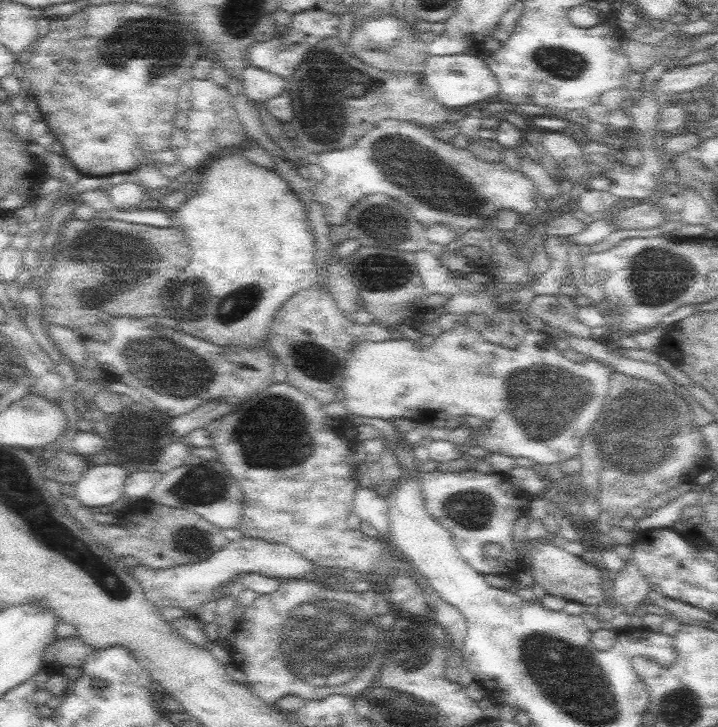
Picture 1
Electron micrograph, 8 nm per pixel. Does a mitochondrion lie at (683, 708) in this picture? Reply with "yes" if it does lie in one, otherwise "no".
yes

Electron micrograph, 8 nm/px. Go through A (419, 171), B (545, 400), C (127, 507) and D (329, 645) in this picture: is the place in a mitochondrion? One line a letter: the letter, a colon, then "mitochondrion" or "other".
A: mitochondrion
B: mitochondrion
C: other
D: mitochondrion

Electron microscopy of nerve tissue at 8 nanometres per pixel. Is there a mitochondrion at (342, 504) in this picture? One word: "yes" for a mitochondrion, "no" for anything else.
no

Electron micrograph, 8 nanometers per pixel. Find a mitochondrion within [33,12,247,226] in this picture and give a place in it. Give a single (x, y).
(141, 42)

